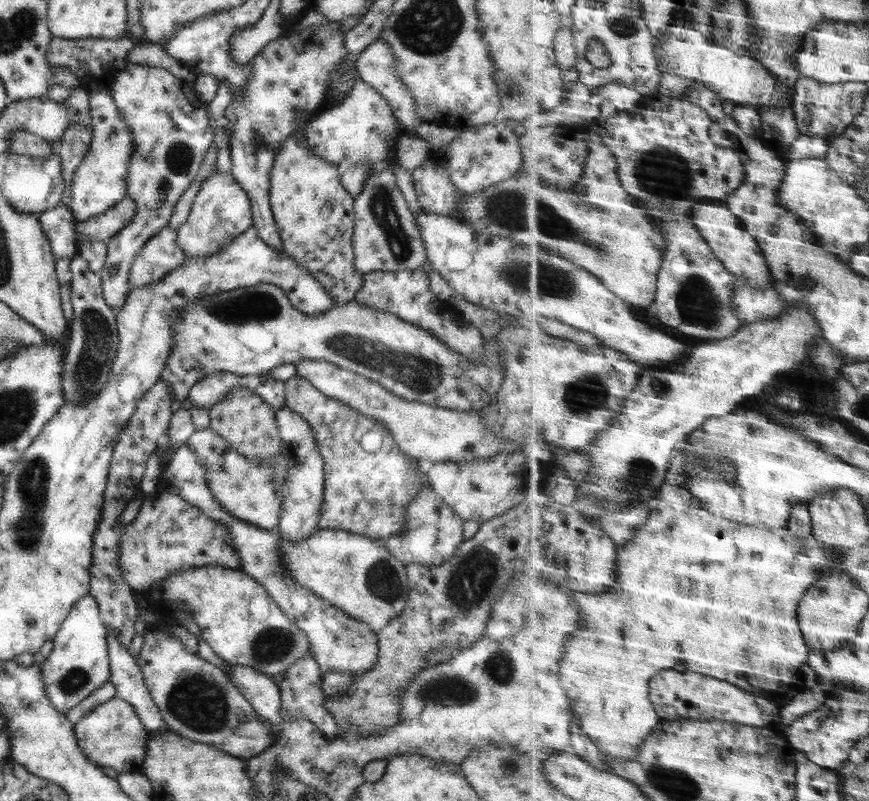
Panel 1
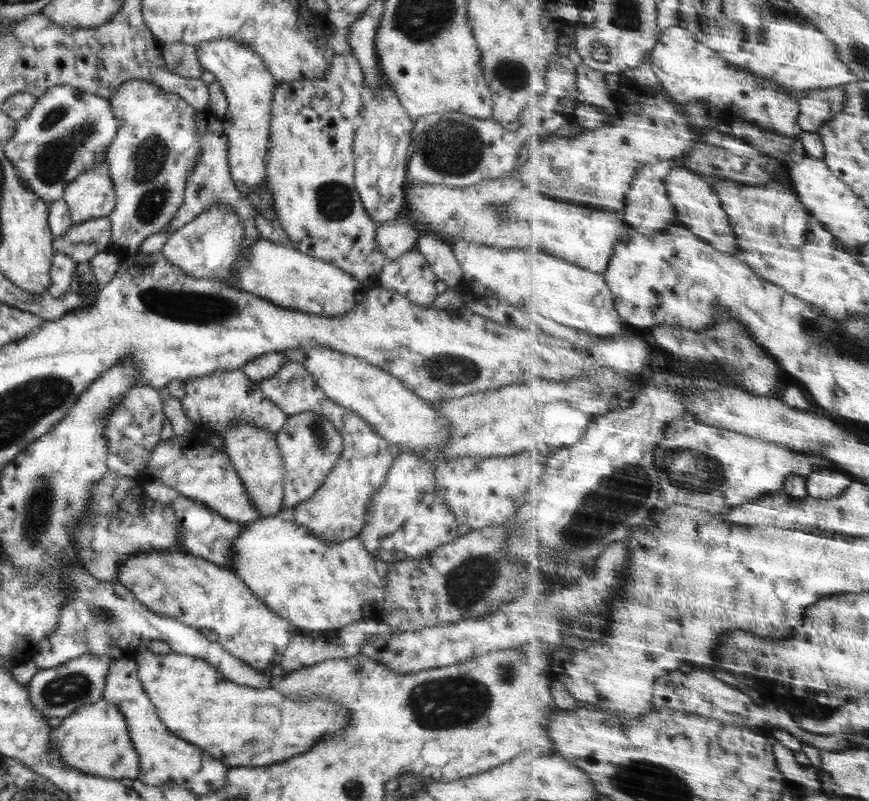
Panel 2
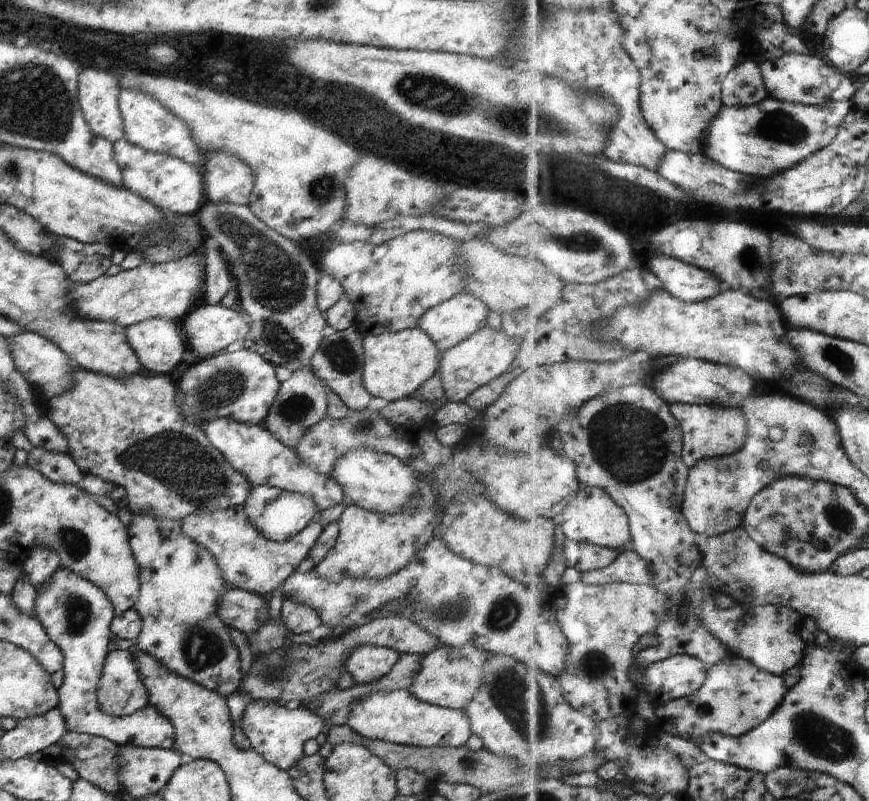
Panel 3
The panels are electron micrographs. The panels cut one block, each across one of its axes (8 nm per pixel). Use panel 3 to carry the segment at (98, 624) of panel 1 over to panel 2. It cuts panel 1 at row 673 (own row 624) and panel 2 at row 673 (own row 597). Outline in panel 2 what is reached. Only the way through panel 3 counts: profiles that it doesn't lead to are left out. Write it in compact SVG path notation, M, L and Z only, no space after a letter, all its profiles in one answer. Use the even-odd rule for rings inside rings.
M81 654L53 668L37 669L31 680L25 685L33 710L37 710L45 719L65 718L78 706L95 702L101 698L101 693L103 693L109 661L111 659L107 656Z

